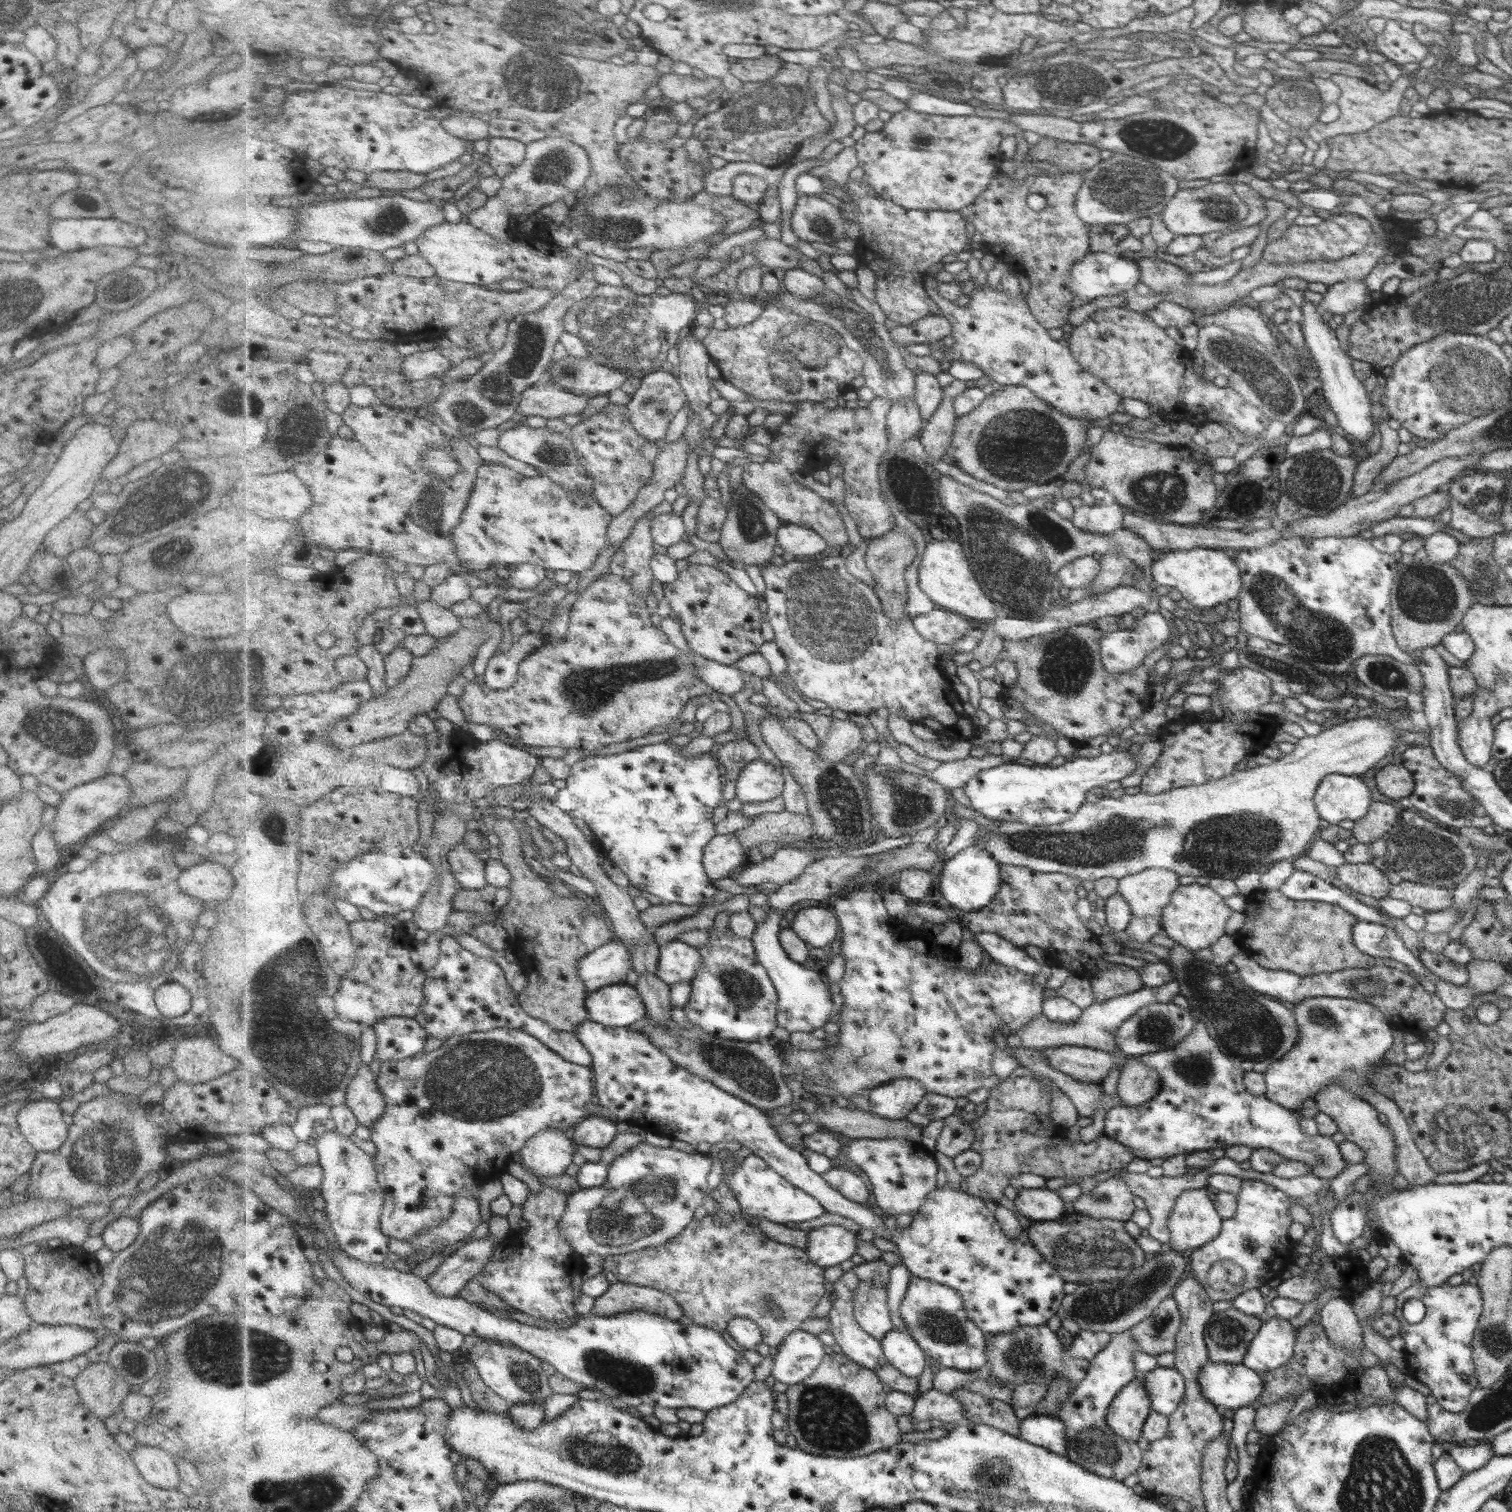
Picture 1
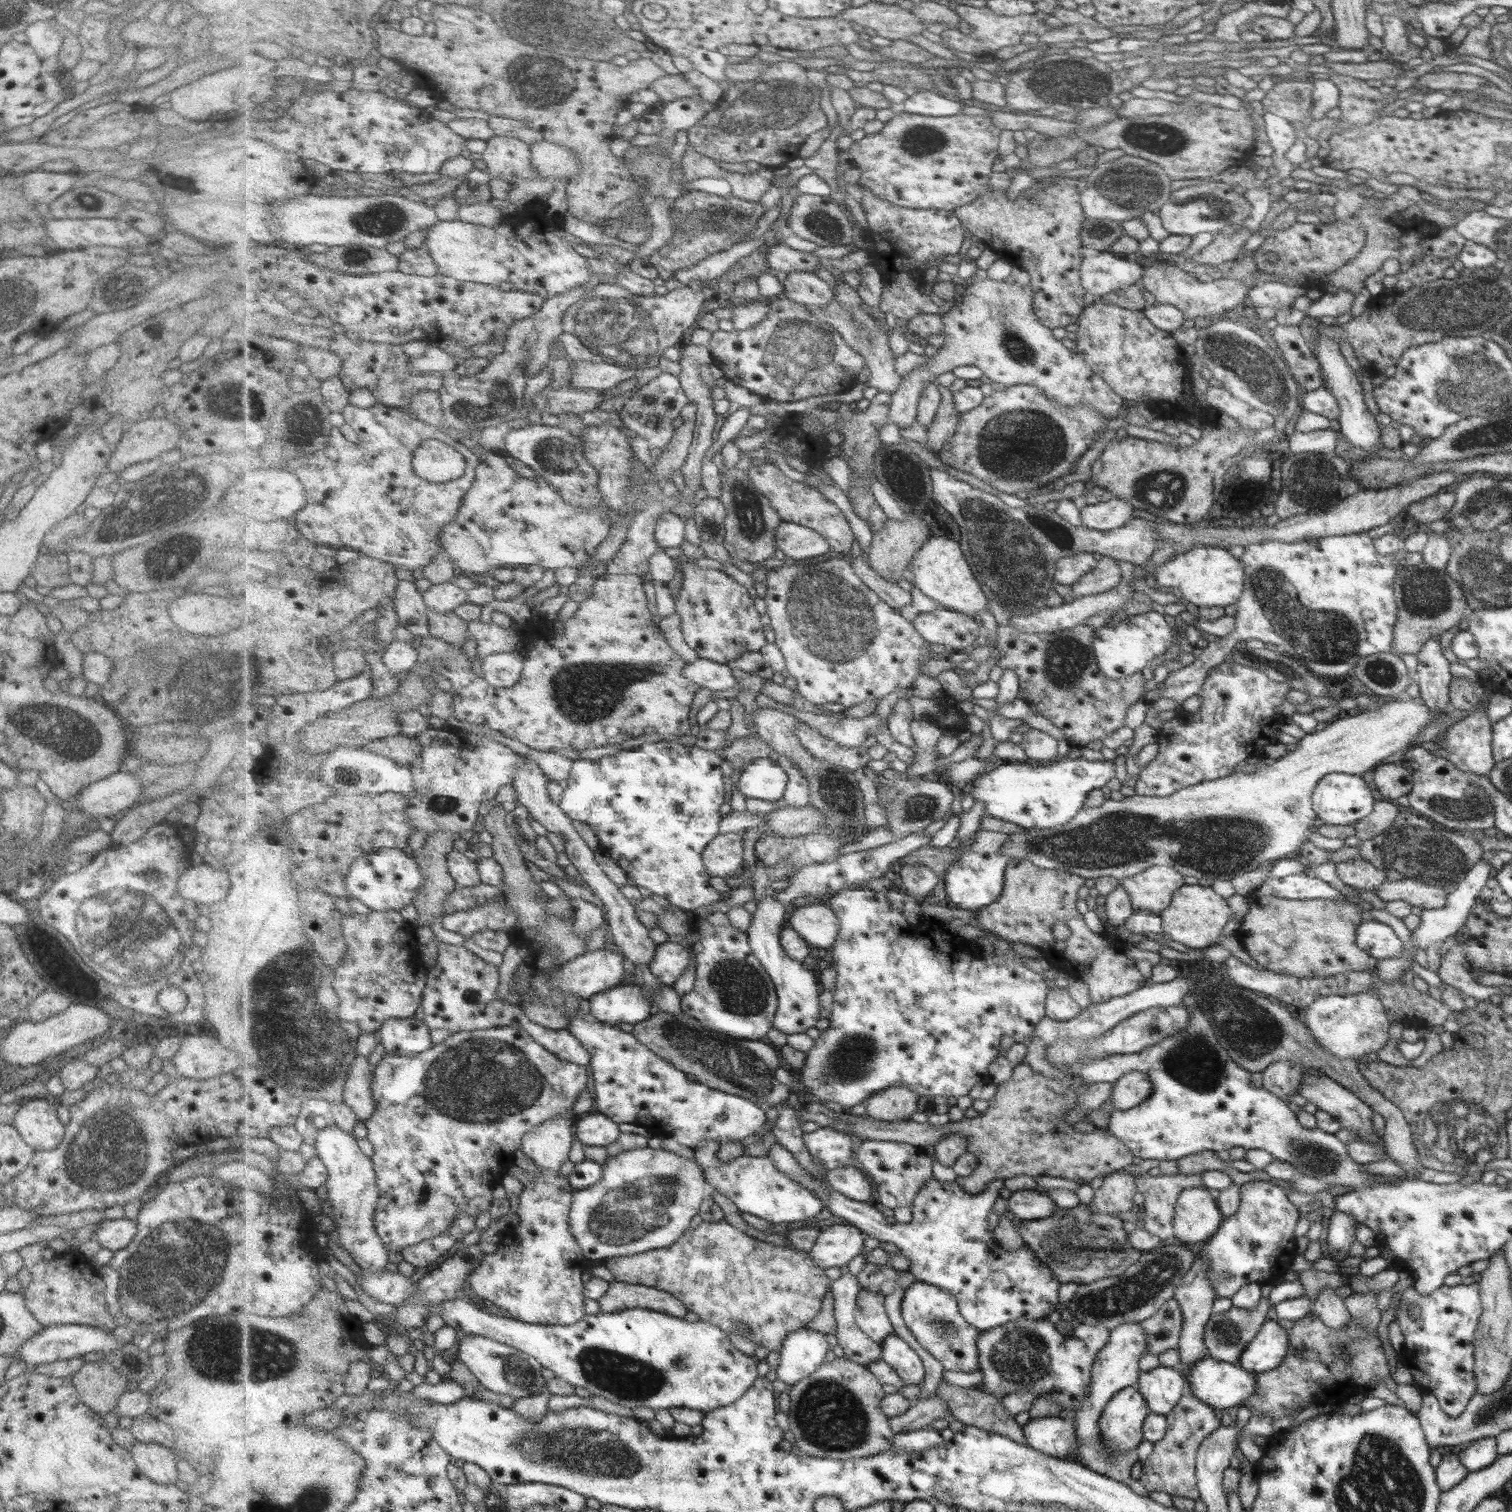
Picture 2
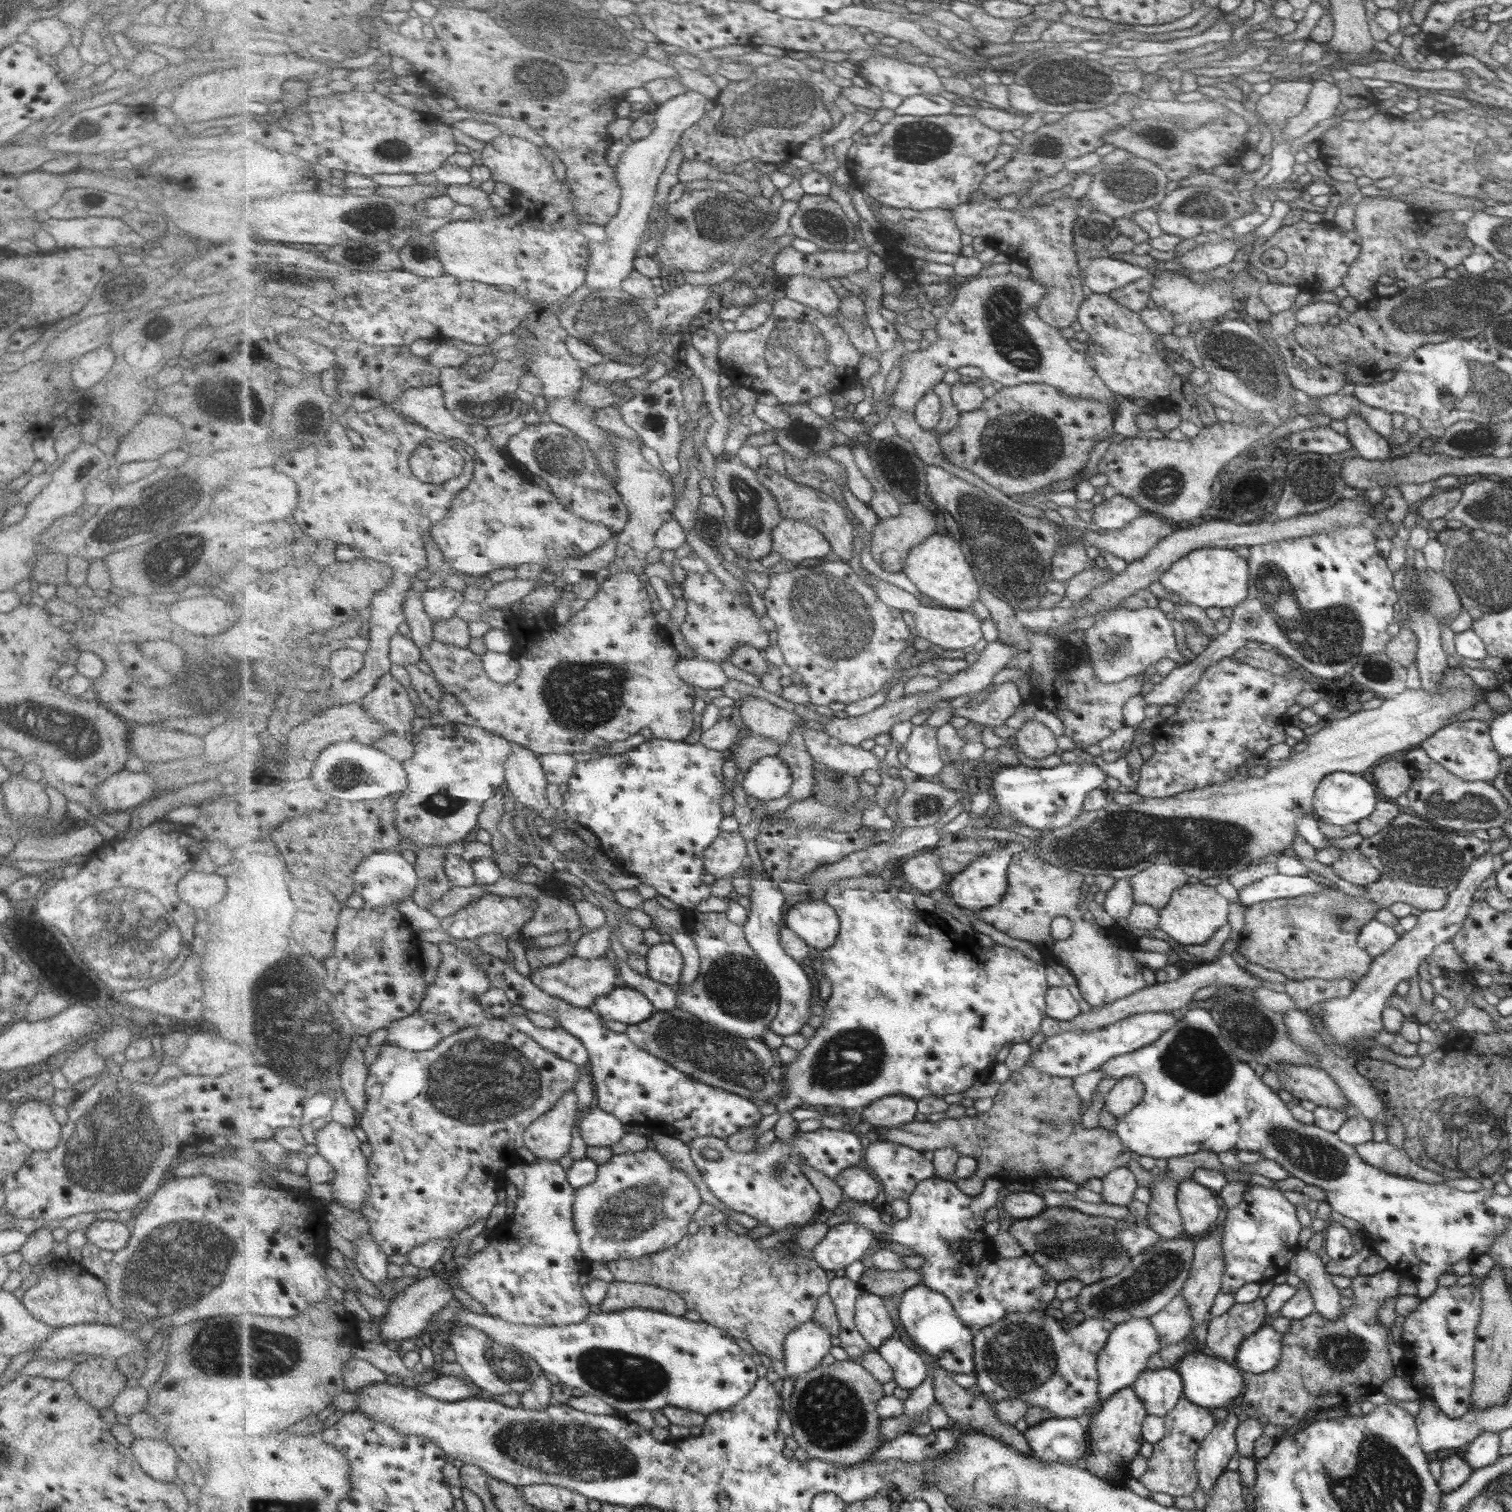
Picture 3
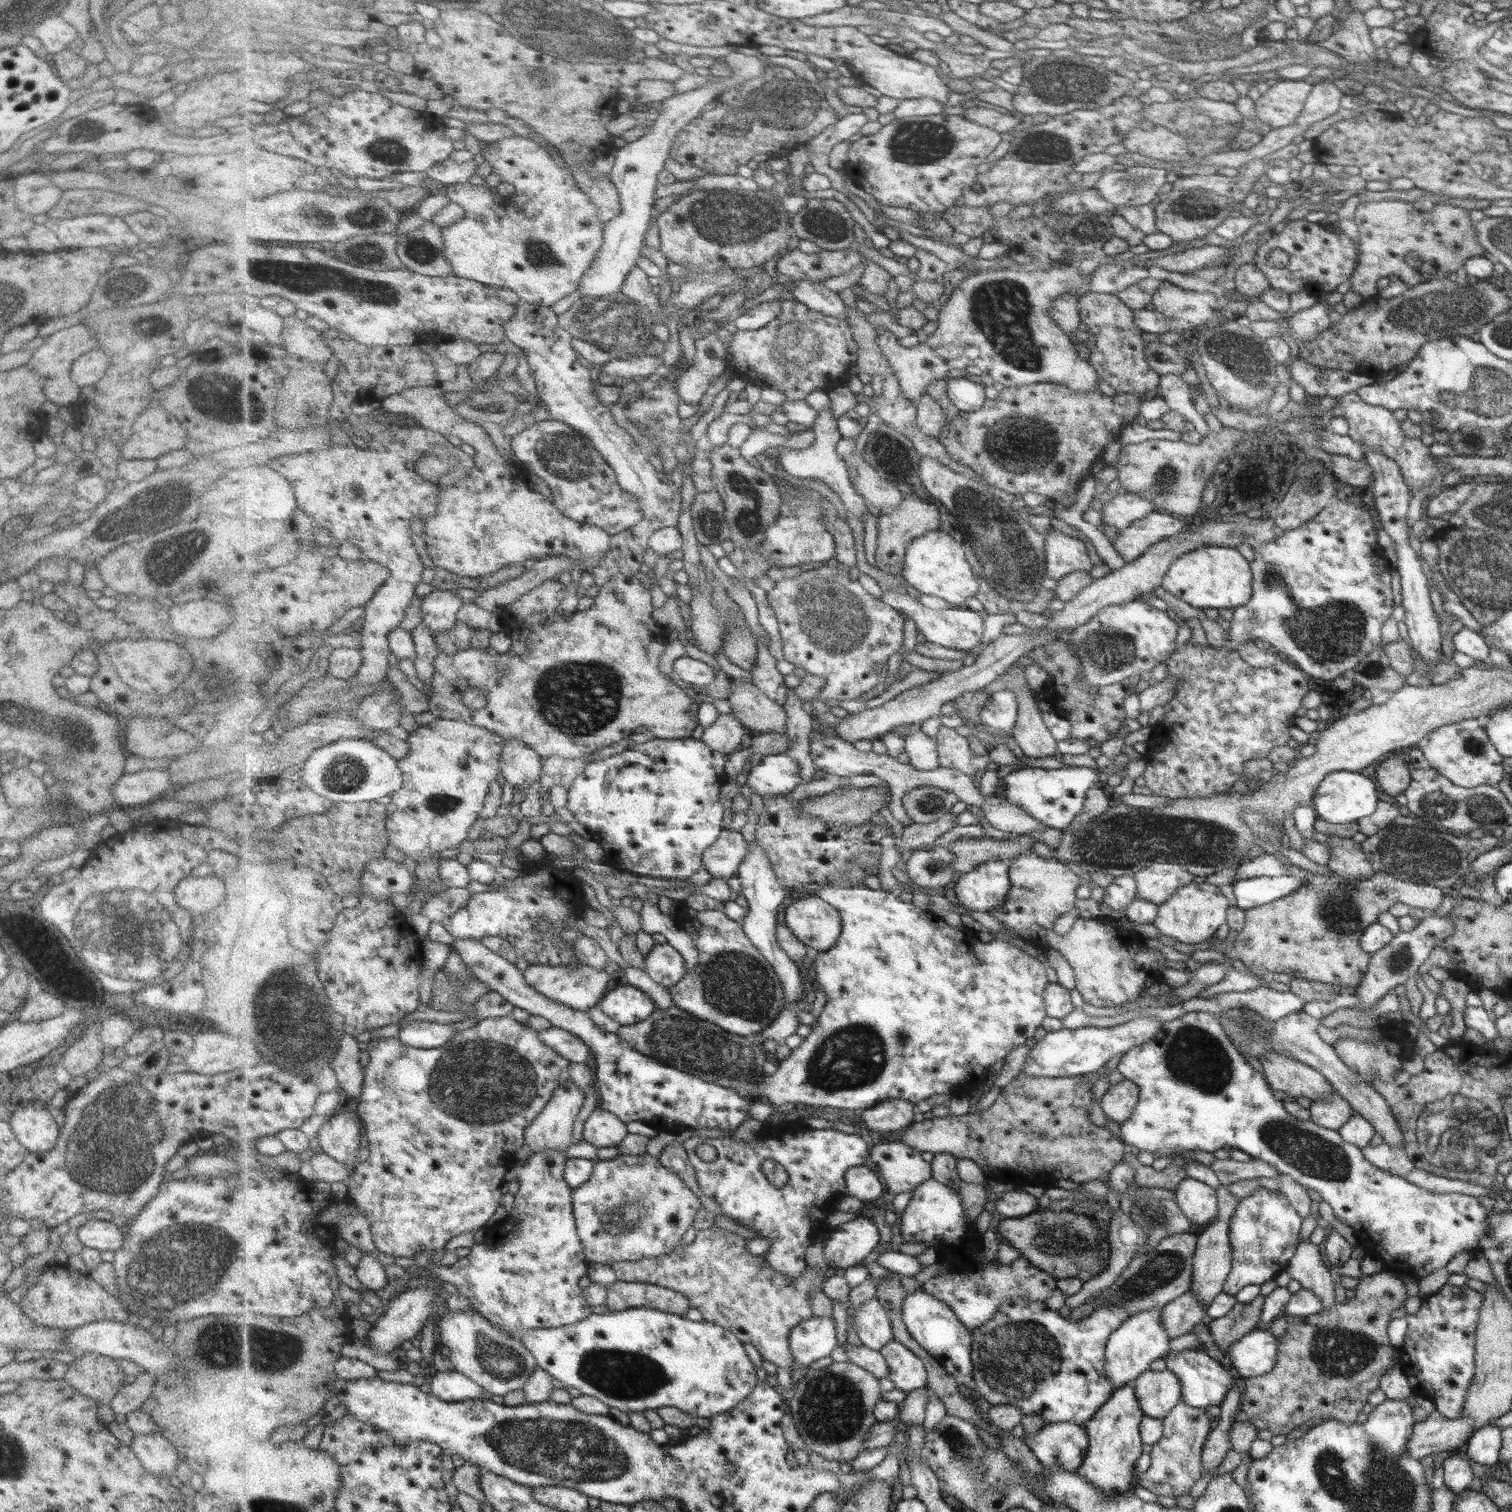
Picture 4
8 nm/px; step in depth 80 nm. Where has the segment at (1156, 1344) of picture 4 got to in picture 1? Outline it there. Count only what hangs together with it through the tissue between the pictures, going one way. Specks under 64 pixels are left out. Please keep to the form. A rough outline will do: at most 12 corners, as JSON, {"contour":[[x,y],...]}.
{"contour":[[1129,1330],[1091,1362],[1050,1414],[1068,1430],[1067,1458],[1104,1478],[1137,1473],[1144,1451],[1106,1421],[1137,1376]]}

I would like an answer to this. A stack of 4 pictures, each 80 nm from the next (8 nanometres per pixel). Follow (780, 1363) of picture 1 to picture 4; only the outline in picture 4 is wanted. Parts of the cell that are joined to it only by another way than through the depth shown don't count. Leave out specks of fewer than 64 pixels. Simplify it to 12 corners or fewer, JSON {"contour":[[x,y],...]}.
{"contour":[[812,1317],[793,1330],[797,1366],[832,1356],[840,1345],[834,1317]]}

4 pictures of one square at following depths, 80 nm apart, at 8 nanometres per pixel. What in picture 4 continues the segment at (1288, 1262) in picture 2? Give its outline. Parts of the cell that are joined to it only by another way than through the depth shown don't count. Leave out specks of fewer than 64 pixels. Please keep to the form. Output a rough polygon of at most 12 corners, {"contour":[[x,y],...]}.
{"contour":[[1261,1187],[1230,1221],[1233,1270],[1224,1292],[1286,1271],[1302,1220]]}

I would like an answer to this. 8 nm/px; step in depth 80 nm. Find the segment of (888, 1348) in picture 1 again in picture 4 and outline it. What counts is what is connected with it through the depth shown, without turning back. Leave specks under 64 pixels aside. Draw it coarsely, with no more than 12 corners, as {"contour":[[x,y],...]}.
{"contour":[[897,1339],[881,1350],[895,1386],[909,1394],[929,1386],[926,1363]]}

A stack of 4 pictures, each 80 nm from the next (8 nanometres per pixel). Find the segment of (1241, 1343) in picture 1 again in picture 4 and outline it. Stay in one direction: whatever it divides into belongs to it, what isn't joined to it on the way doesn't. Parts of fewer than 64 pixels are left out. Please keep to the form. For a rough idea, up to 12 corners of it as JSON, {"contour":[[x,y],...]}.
{"contour":[[1265,1296],[1236,1303],[1209,1331],[1228,1354],[1233,1342],[1257,1328]]}

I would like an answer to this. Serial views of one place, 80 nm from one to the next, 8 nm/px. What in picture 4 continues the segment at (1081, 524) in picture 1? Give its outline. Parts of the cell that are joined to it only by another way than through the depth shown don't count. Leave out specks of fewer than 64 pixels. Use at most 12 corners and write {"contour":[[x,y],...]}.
{"contour":[[1138,494],[1104,504],[1101,524],[1118,532],[1154,511]]}

